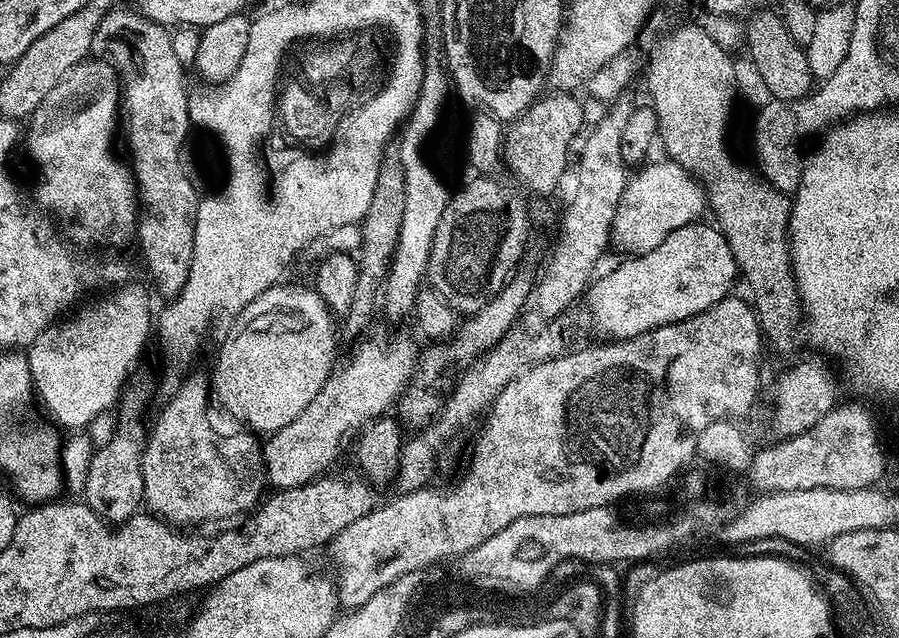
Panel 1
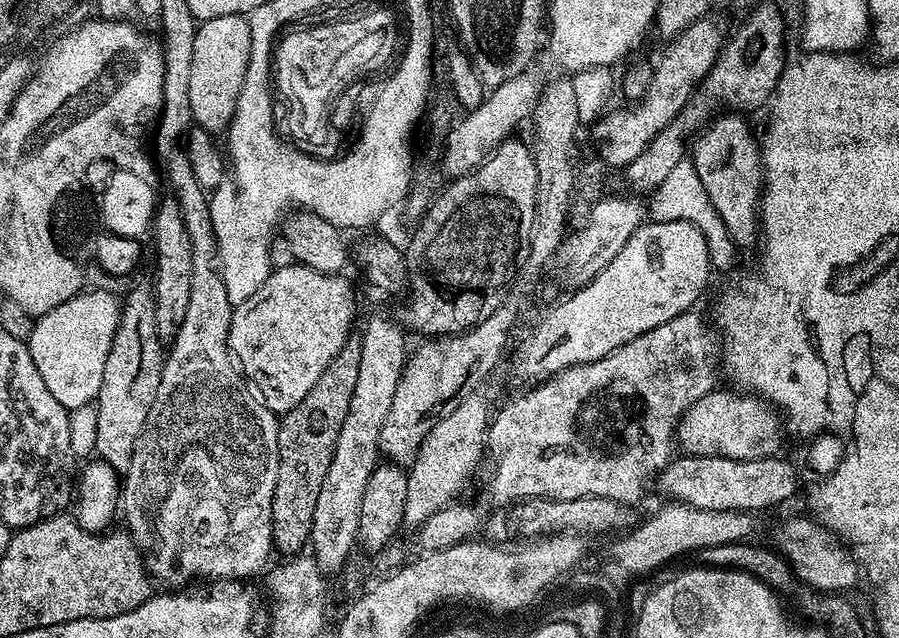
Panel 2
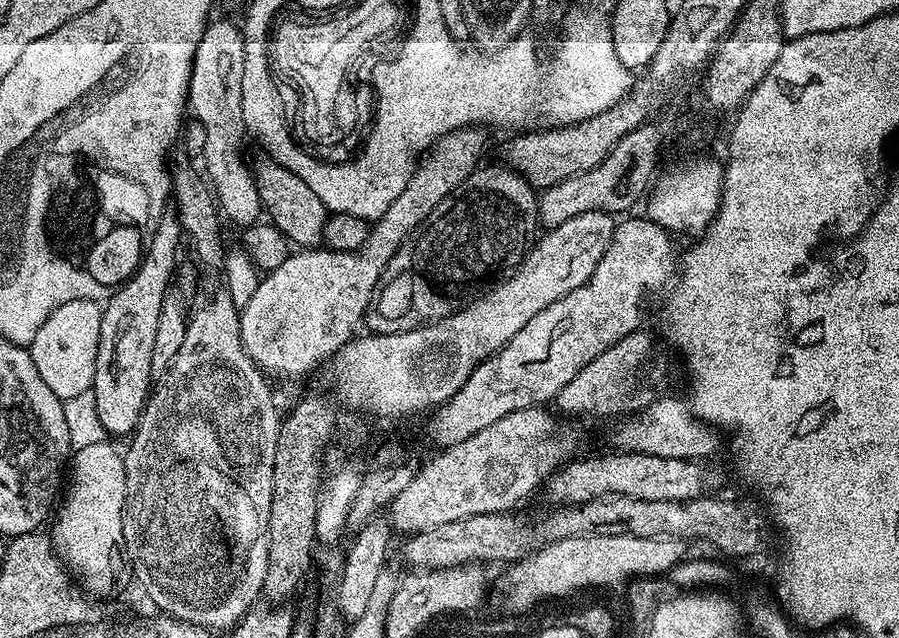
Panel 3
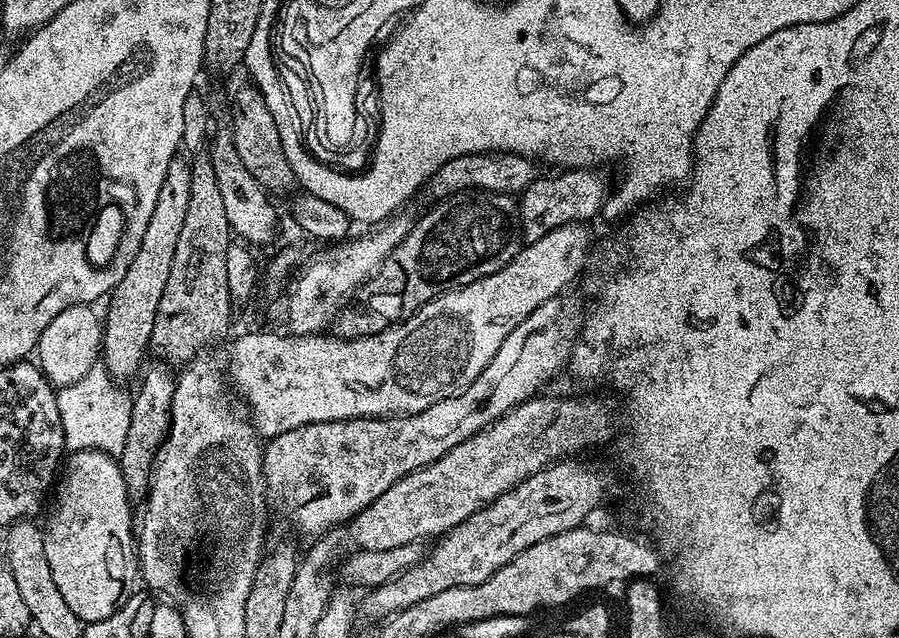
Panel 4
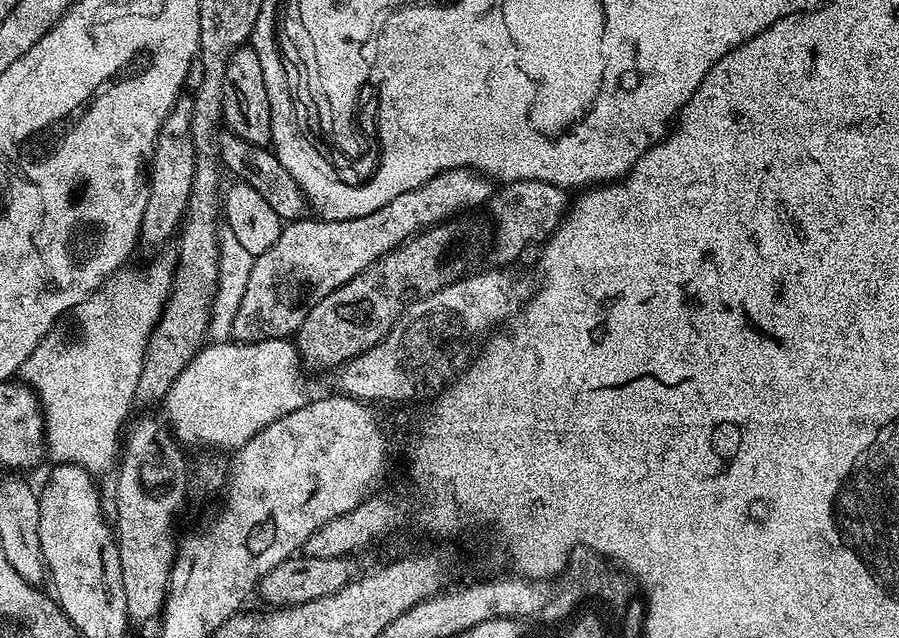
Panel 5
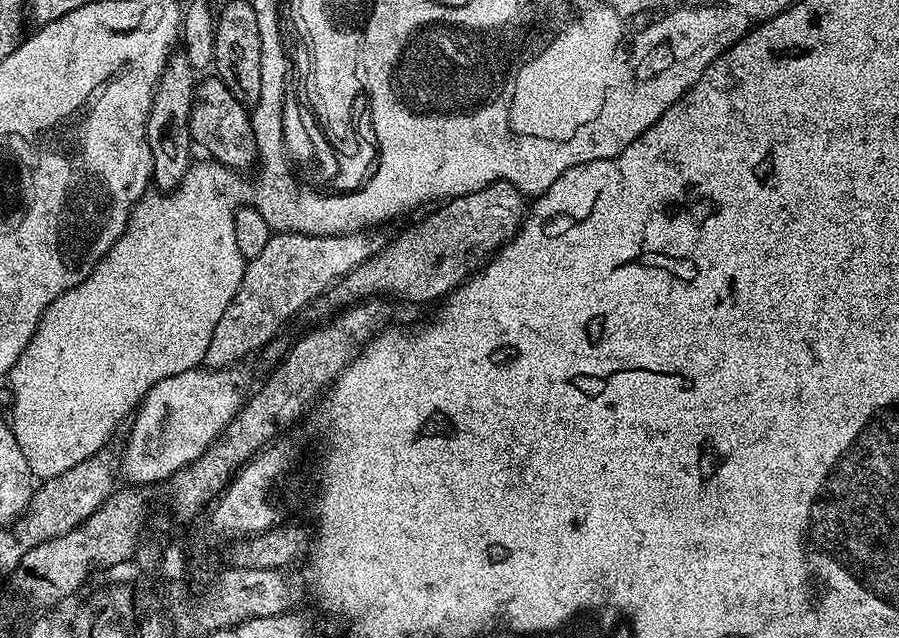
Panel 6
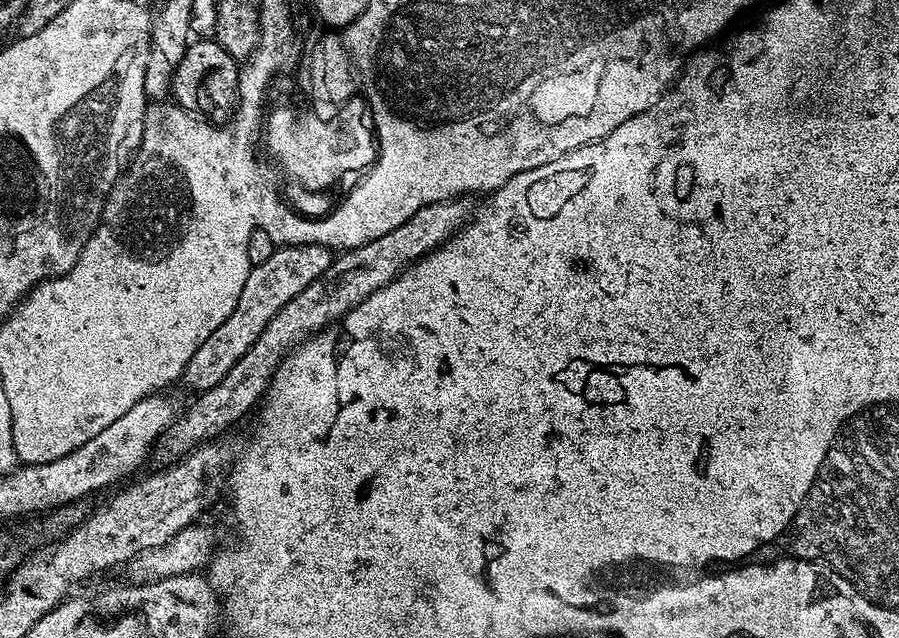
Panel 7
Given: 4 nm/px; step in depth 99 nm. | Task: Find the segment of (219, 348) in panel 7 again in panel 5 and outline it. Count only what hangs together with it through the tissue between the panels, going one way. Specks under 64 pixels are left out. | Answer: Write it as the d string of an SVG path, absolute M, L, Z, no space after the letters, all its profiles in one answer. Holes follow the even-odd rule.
M451 168L422 182L422 186L414 186L414 190L398 194L382 210L374 210L374 214L362 218L305 218L285 223L278 242L253 259L246 294L238 302L231 339L249 344L295 337L306 314L326 294L338 290L338 286L350 282L350 278L362 274L375 260L393 252L425 228L451 221L456 211L487 205L493 191L493 177L473 168Z

